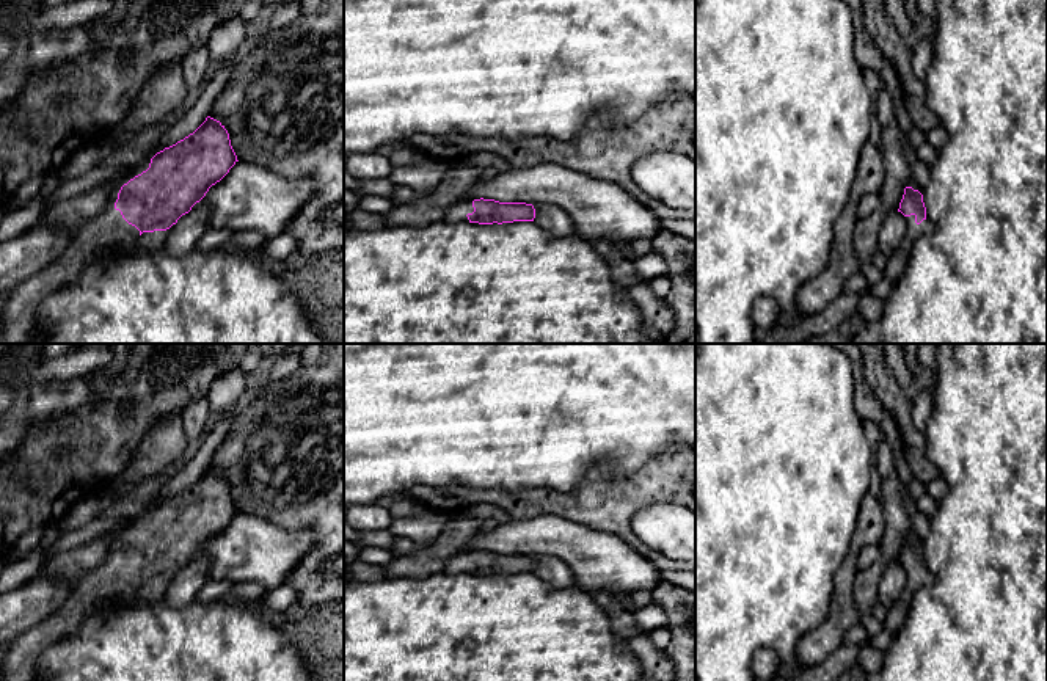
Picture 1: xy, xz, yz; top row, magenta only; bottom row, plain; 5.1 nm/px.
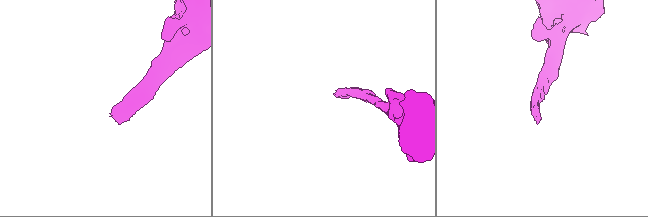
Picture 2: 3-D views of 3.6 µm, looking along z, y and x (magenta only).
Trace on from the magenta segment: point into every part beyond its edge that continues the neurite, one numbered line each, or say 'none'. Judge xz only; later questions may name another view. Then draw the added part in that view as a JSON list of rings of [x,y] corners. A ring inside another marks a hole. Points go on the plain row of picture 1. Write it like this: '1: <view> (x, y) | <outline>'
1: xz (459, 562) | [[[460,552],[455,554],[451,560],[447,560],[443,571],[451,574],[469,573],[466,566],[472,563],[474,563],[472,552]]]

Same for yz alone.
1: yz (914, 582) | [[[915,566],[904,568],[906,570],[906,585],[899,595],[898,603],[909,606],[915,596],[915,593],[923,588],[928,582],[928,573],[923,571],[920,576],[915,574]]]

